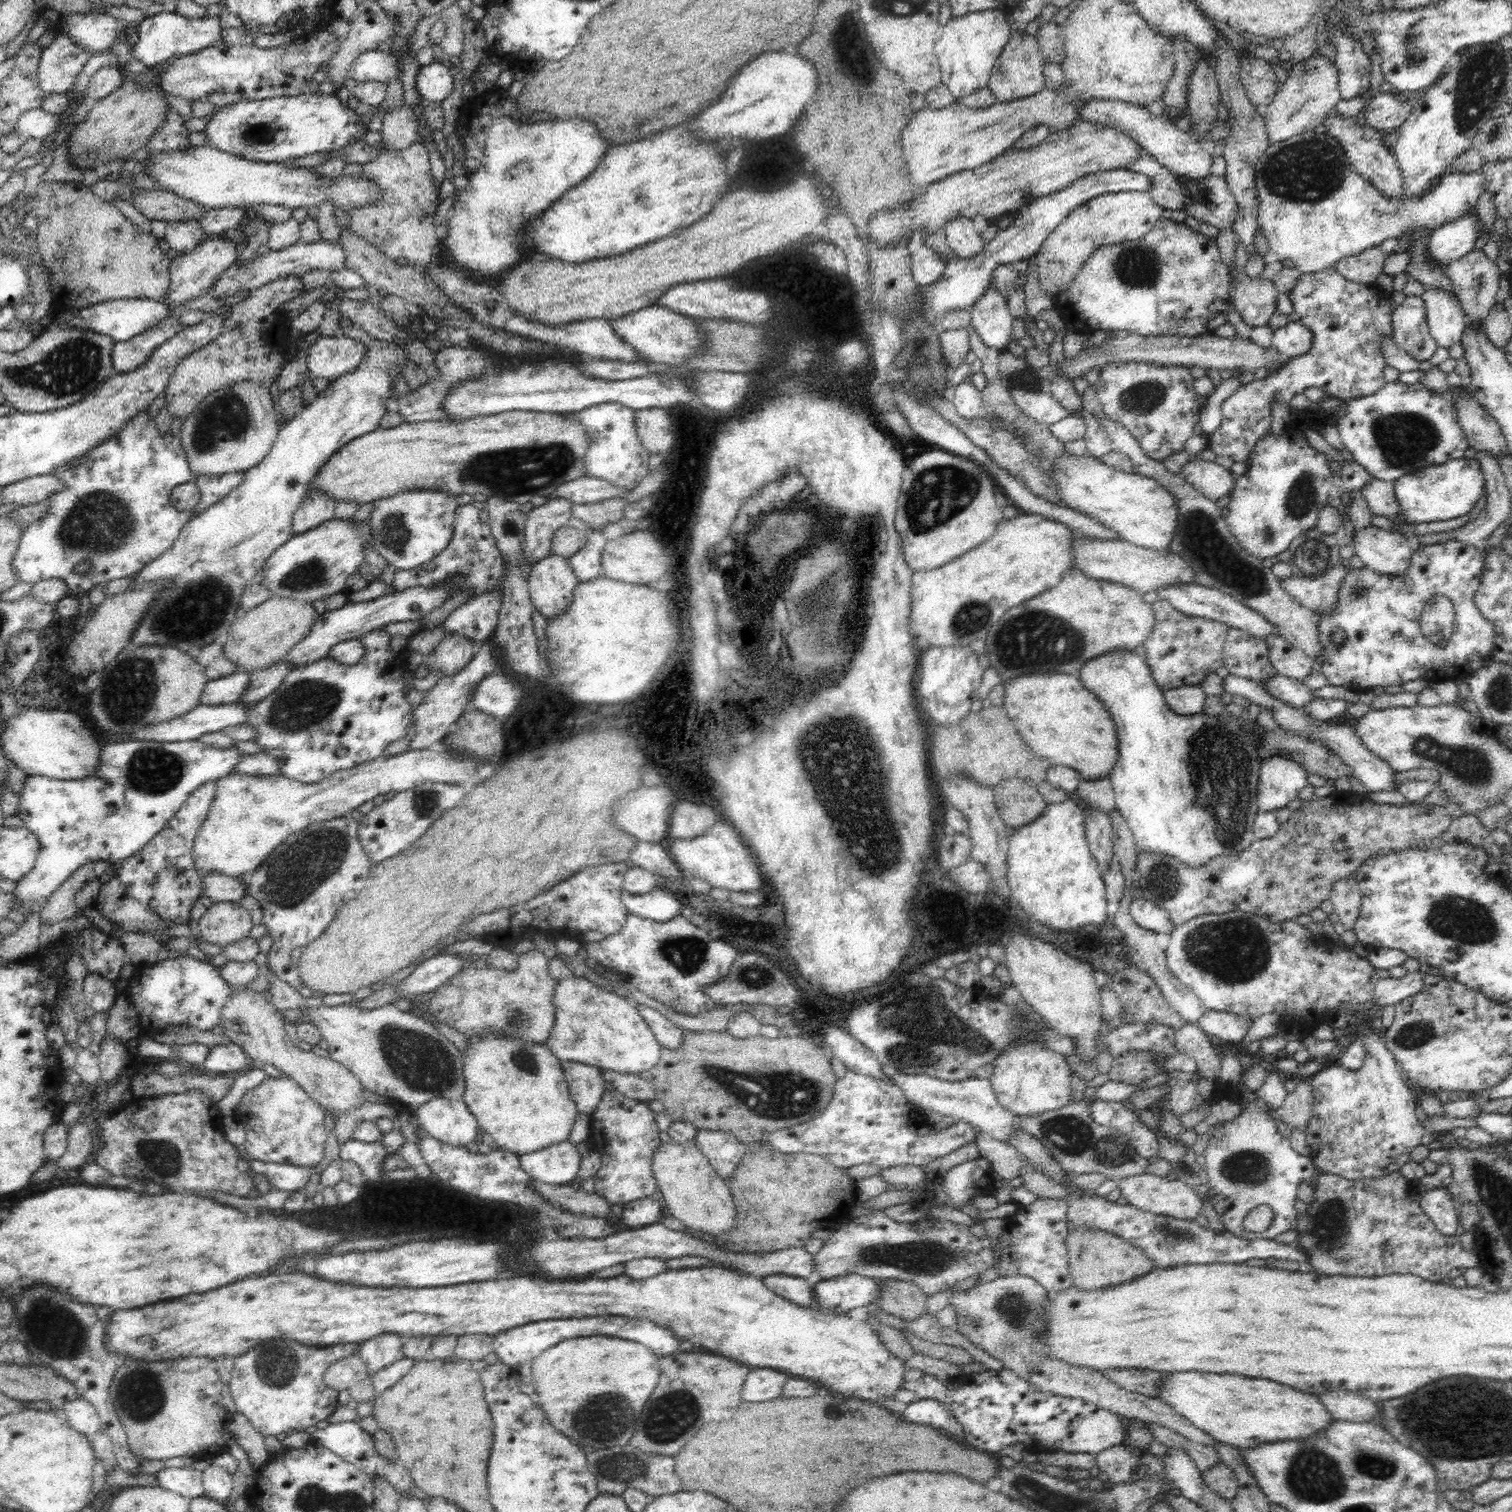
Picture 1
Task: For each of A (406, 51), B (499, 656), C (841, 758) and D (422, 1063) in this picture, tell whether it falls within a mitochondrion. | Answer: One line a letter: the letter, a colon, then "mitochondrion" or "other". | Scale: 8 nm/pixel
A: other
B: other
C: mitochondrion
D: mitochondrion

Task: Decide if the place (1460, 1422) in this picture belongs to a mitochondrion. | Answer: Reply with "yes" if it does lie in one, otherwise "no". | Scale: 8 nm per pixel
yes

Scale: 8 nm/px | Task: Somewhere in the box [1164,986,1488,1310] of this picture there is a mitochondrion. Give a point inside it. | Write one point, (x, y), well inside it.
(1327, 1226)

